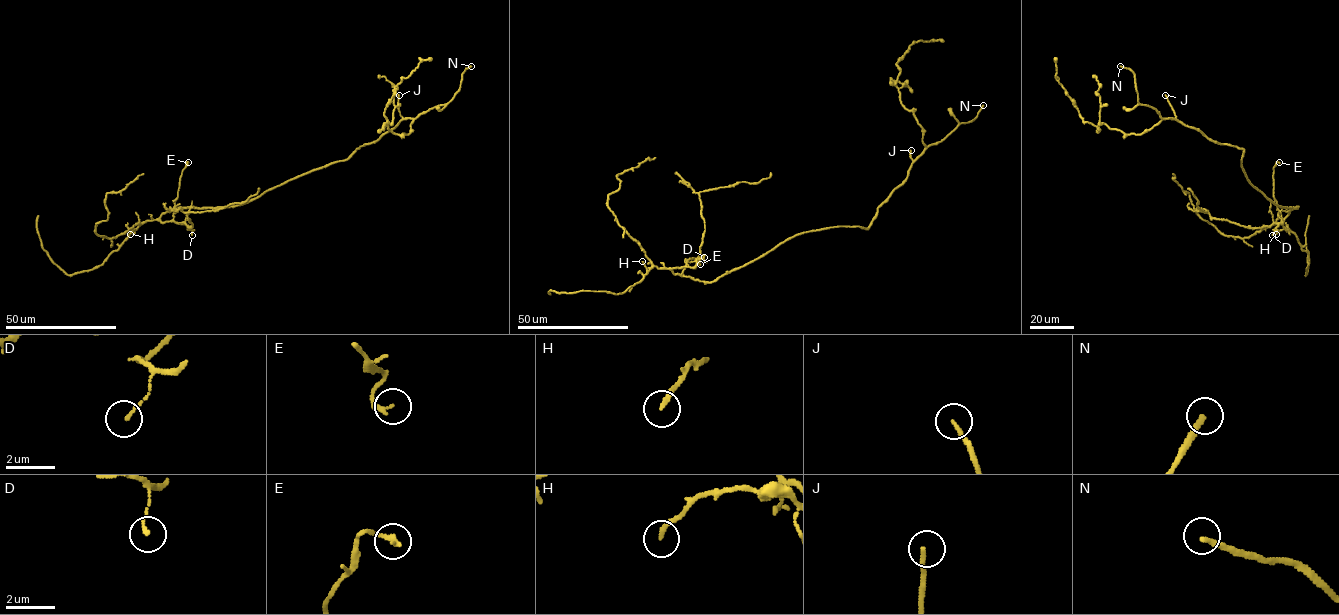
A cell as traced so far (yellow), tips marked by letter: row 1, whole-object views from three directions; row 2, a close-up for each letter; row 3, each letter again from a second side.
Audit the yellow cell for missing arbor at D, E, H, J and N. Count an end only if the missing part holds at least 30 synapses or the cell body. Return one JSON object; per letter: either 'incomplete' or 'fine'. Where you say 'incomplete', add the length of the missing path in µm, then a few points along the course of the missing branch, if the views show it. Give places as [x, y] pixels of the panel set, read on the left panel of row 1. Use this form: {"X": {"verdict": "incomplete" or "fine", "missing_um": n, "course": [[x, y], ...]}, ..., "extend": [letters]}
{"D": {"verdict": "fine"}, "E": {"verdict": "fine"}, "H": {"verdict": "fine"}, "J": {"verdict": "incomplete", "missing_um": 90, "course": [[399, 95], [395, 65], [419, 35], [426, 17], [404, 8], [402, 23]]}, "N": {"verdict": "incomplete", "missing_um": 70, "course": [[471, 66], [479, 57], [480, 67], [467, 80], [459, 81], [454, 66], [440, 47], [423, 43]]}, "extend": ["J", "N"]}

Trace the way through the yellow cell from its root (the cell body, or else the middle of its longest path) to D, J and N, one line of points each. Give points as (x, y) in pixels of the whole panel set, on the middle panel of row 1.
D: (809, 231), (786, 240), (710, 282), (681, 276), (672, 270), (694, 267), (704, 257)
J: (809, 231), (835, 226), (867, 229), (877, 208), (906, 178), (915, 161), (910, 157), (911, 150)
N: (809, 231), (835, 226), (867, 229), (877, 208), (905, 180), (912, 163), (959, 125), (974, 120), (983, 105)

